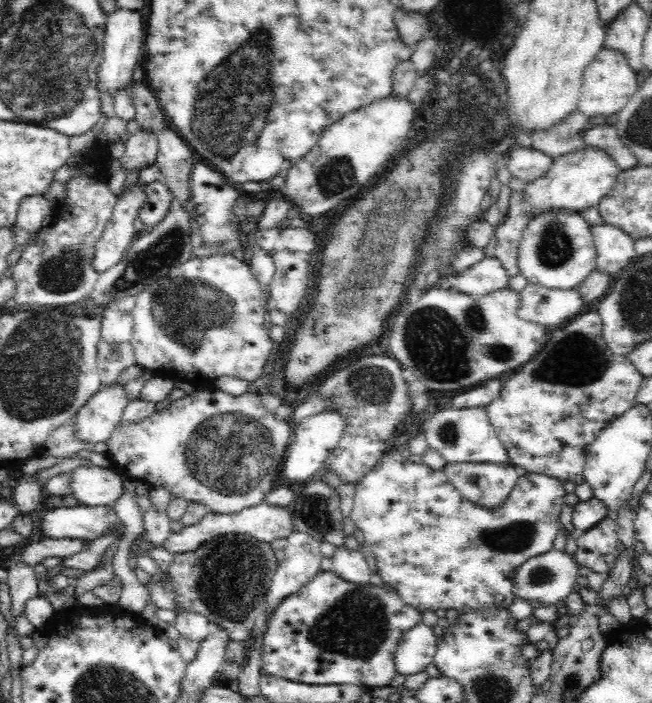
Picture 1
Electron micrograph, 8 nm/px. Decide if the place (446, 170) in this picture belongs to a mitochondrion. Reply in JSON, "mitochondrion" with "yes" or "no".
{"mitochondrion":"no"}

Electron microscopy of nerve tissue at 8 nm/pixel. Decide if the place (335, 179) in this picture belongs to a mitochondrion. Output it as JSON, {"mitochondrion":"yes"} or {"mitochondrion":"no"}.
{"mitochondrion":"yes"}

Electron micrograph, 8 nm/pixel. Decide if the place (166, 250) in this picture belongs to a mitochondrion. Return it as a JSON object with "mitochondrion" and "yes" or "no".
{"mitochondrion":"yes"}

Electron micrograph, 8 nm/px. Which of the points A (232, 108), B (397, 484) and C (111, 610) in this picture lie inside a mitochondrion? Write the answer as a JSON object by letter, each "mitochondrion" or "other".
{"A":"mitochondrion","B":"other","C":"other"}

